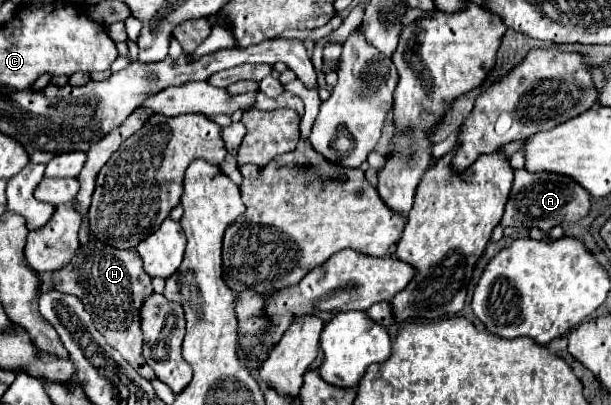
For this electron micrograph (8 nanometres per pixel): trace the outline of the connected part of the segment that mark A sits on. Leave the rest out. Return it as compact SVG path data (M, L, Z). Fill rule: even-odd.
M517 169L513 191L505 205L505 215L501 219L501 225L503 227L539 227L541 231L549 233L553 225L559 225L563 221L583 219L589 213L589 207L591 207L591 195L581 185L577 185L575 179L561 173L551 173L551 171L529 173L527 169Z

